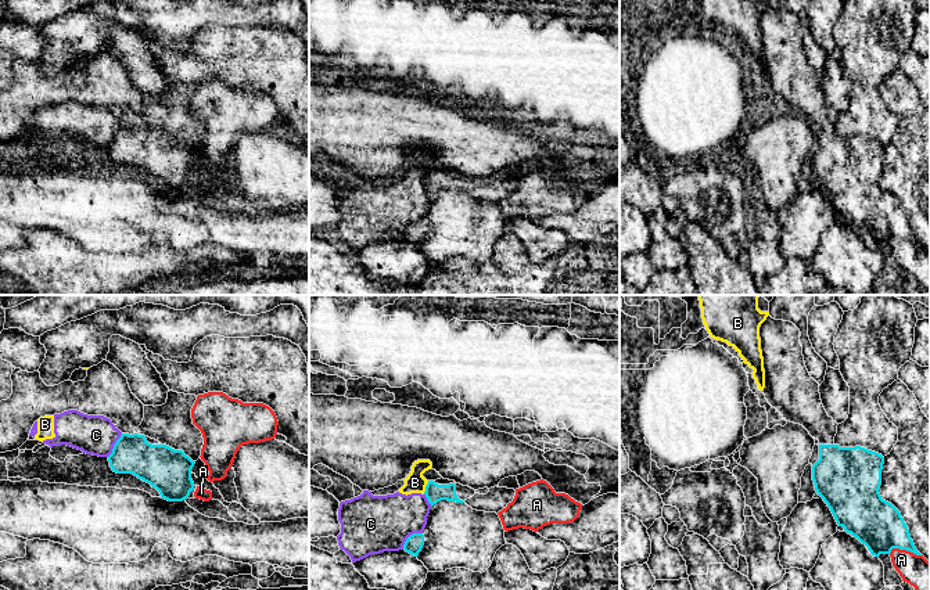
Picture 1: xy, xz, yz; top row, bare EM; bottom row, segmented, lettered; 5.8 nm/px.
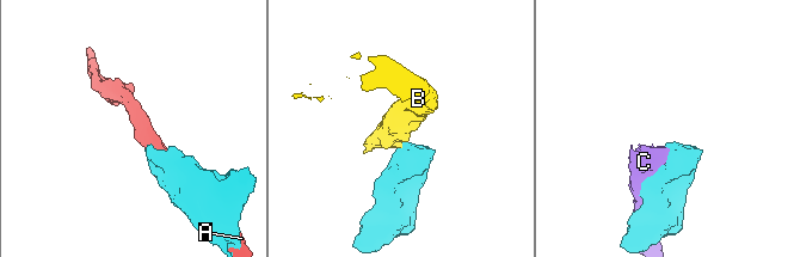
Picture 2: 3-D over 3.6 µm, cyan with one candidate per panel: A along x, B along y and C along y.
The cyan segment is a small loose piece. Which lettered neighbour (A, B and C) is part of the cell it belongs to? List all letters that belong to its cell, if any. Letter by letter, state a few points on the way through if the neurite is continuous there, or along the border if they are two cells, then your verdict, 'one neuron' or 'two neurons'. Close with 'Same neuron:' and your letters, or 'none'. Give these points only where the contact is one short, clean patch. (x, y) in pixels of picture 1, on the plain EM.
A: two neurons
B: border along xz (428, 171), (423, 183); two neurons
C: two neurons
Same neuron: none

